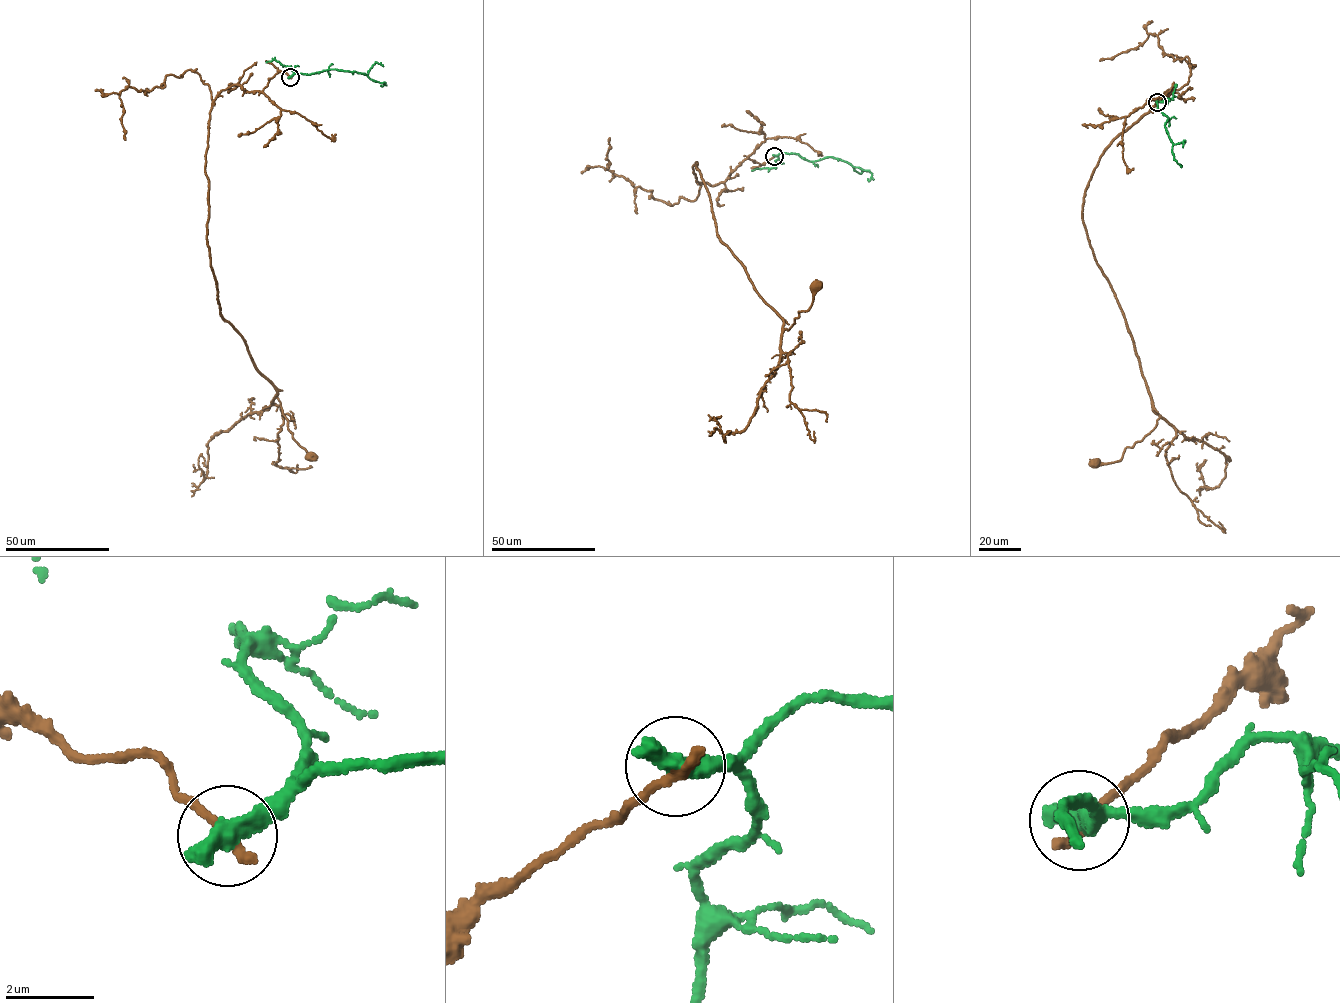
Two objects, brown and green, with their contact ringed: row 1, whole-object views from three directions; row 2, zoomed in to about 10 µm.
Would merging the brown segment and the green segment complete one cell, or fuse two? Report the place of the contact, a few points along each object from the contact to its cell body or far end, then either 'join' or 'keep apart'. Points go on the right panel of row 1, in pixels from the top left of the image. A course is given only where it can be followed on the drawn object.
place (1157, 102); course brown (1157, 102), (1173, 90), (1104, 150), (1083, 200), (1090, 246), (1159, 417), (1120, 460), (1095, 463); course green (1157, 102), (1158, 110), (1168, 117), (1164, 127), (1172, 144), (1174, 159), (1179, 164); keep apart

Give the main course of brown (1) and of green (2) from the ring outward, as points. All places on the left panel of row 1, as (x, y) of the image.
1: (290, 77), (280, 71), (259, 91), (231, 85), (213, 102), (207, 242), (220, 314), (312, 457)
2: (290, 77), (334, 69), (363, 73), (385, 83), (380, 85)

